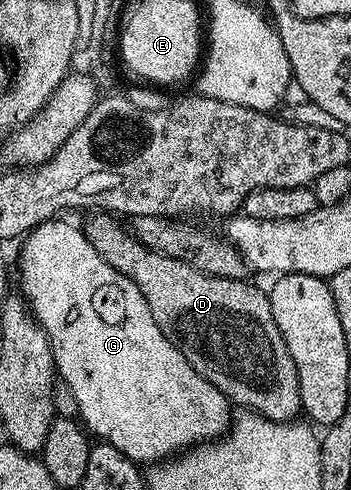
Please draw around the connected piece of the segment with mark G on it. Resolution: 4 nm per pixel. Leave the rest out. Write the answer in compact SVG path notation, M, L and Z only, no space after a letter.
M62 220L42 222L39 226L34 227L29 234L25 235L24 241L21 243L23 246L22 287L20 287L20 293L26 299L26 305L30 307L34 318L42 325L44 332L50 338L57 377L64 384L68 384L74 402L78 406L77 417L84 423L85 429L95 439L107 442L110 446L115 446L117 450L124 452L124 456L128 456L139 464L160 462L201 443L223 437L226 431L230 429L232 421L232 413L230 414L232 403L230 399L225 398L215 386L208 384L208 380L204 380L204 376L200 376L200 372L196 372L196 368L192 368L192 364L188 364L188 360L184 355L162 335L156 320L152 320L152 312L148 312L148 300L144 300L144 296L140 296L140 288L136 288L136 284L132 284L132 280L128 280L123 274L116 272L116 268L112 268L112 264L105 262L100 256L100 252L96 252L96 248L92 248L92 244L79 227L77 230L70 222L58 221Z

